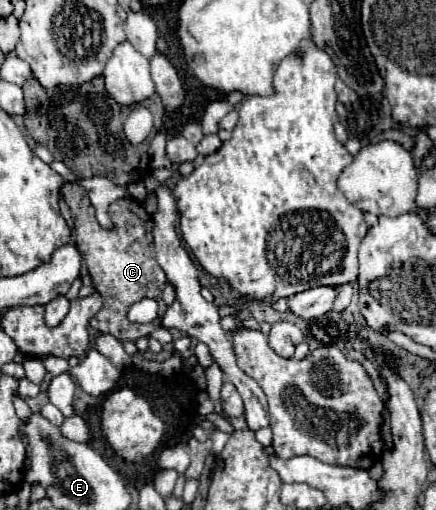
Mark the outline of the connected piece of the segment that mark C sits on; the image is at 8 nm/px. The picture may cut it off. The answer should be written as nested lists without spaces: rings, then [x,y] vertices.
[[[66,183],[62,187],[62,197],[68,203],[72,217],[76,221],[76,245],[78,245],[84,261],[88,263],[88,273],[94,281],[96,291],[104,297],[104,307],[92,317],[90,325],[94,329],[98,329],[100,333],[110,333],[110,335],[118,337],[120,341],[136,343],[140,337],[144,337],[152,329],[156,329],[160,325],[160,321],[156,321],[154,325],[130,323],[126,317],[130,305],[134,305],[136,301],[140,301],[144,297],[154,297],[160,303],[158,317],[162,317],[168,309],[162,301],[162,289],[164,289],[166,275],[154,257],[150,215],[144,211],[142,203],[138,203],[134,199],[118,199],[118,201],[114,201],[114,205],[108,207],[108,215],[114,223],[114,229],[106,231],[98,225],[98,221],[94,217],[94,207],[92,207],[86,191],[78,183]]]

